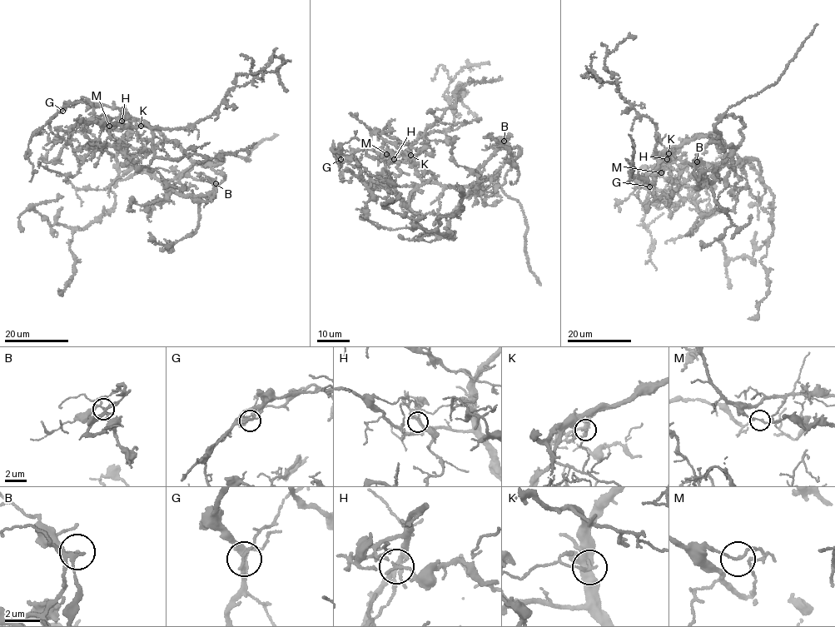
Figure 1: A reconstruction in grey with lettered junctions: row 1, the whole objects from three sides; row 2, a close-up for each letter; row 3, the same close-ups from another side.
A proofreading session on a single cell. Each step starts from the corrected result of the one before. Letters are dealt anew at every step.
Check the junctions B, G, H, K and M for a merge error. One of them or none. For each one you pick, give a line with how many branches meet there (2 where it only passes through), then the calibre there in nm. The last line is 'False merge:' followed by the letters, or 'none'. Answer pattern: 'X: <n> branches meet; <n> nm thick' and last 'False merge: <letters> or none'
H: 2 branches meet; 130 nm thick
False merge: H

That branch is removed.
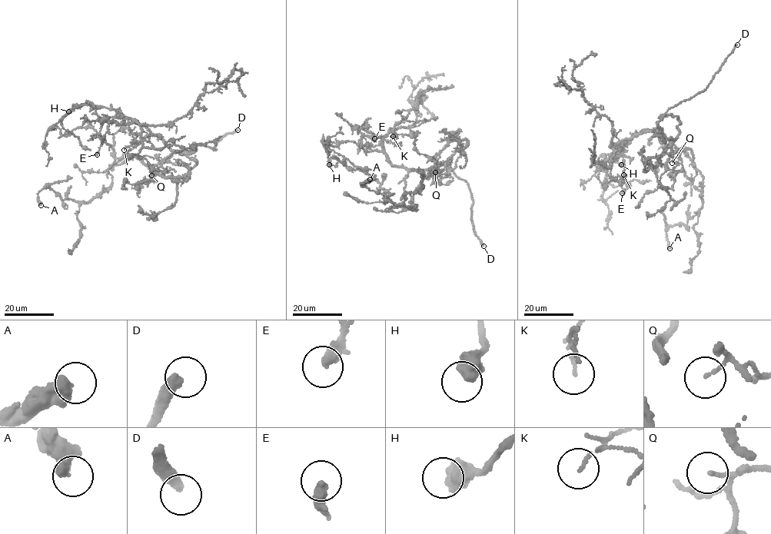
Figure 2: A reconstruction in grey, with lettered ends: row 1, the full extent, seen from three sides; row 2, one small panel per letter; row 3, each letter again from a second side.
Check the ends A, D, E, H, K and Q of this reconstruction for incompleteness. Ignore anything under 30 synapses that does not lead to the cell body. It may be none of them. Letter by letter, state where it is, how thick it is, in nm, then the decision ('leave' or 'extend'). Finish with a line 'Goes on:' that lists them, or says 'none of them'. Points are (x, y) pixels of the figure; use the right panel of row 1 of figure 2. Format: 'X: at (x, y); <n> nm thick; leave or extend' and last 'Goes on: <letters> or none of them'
A: at (669, 248); 550 nm thick; leave
D: at (737, 44); 400 nm thick; extend
E: at (622, 193); 360 nm thick; leave
H: at (621, 164); 600 nm thick; leave
K: at (623, 174); 100 nm thick; leave
Q: at (672, 163); 110 nm thick; leave
Goes on: D

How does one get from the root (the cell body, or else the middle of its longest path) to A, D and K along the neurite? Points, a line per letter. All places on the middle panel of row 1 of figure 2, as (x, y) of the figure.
A: (434, 169), (438, 154), (412, 205), (403, 209), (416, 210), (360, 184), (370, 179)
D: (434, 169), (450, 157), (452, 170), (466, 180), (473, 203), (470, 217), (473, 227), (483, 246)
K: (434, 169), (415, 170), (392, 165), (383, 140), (393, 129), (397, 138), (393, 136)

